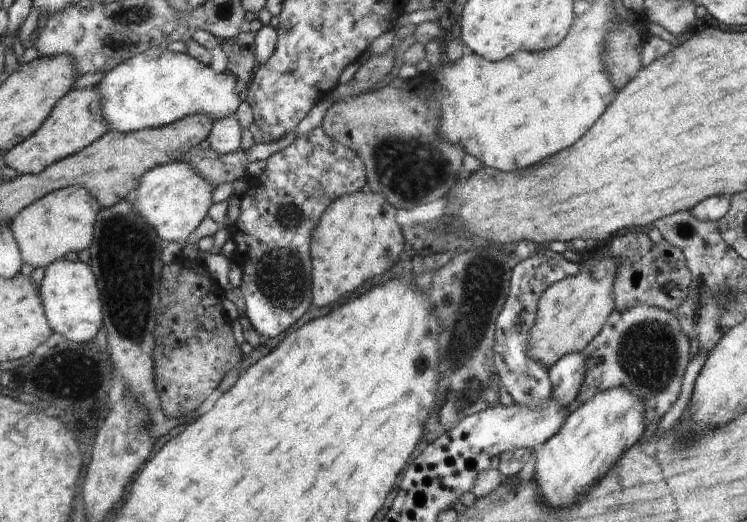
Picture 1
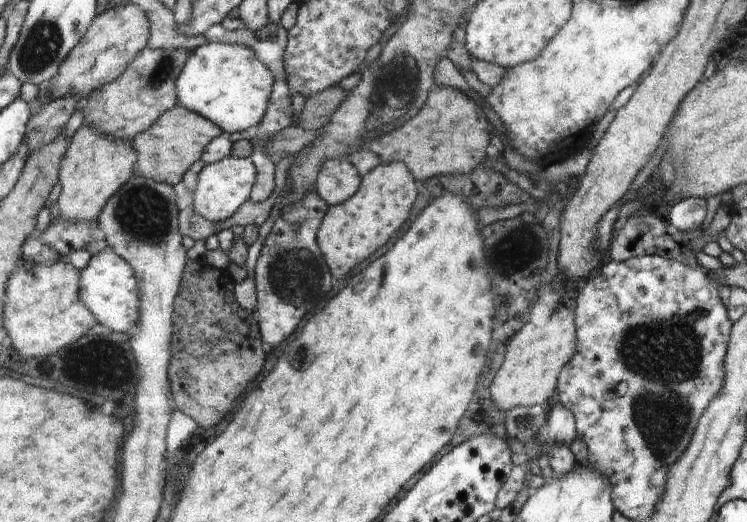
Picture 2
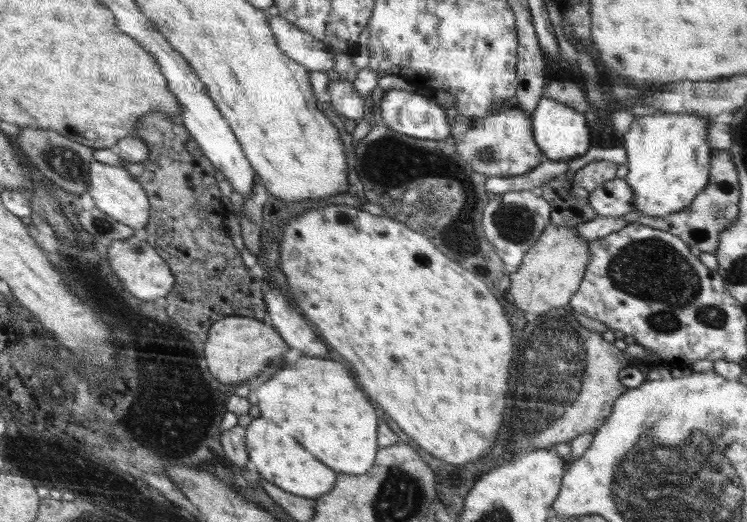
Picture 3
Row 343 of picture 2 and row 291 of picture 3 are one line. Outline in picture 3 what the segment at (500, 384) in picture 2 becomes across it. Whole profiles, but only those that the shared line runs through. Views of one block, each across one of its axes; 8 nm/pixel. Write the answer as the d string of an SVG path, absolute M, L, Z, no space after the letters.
M546 225L538 241L526 251L520 266L510 276L510 303L532 316L548 313L570 303L583 282L587 266L591 264L588 243L578 237L575 226Z

